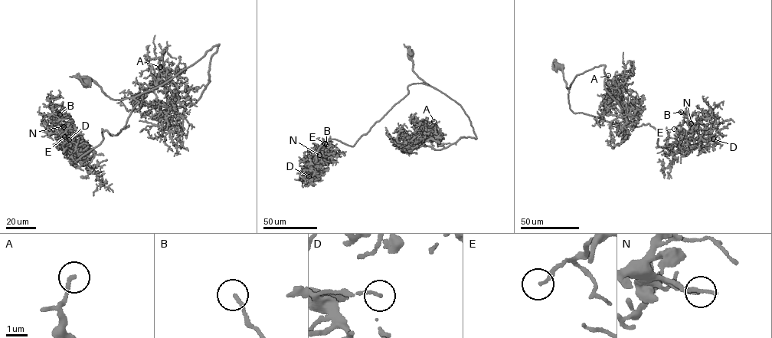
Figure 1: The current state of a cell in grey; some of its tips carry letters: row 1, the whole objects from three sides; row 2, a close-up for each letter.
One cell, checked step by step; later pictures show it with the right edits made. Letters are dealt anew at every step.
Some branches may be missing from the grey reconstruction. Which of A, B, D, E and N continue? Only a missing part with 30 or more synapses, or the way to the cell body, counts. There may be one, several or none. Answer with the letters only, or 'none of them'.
none of them

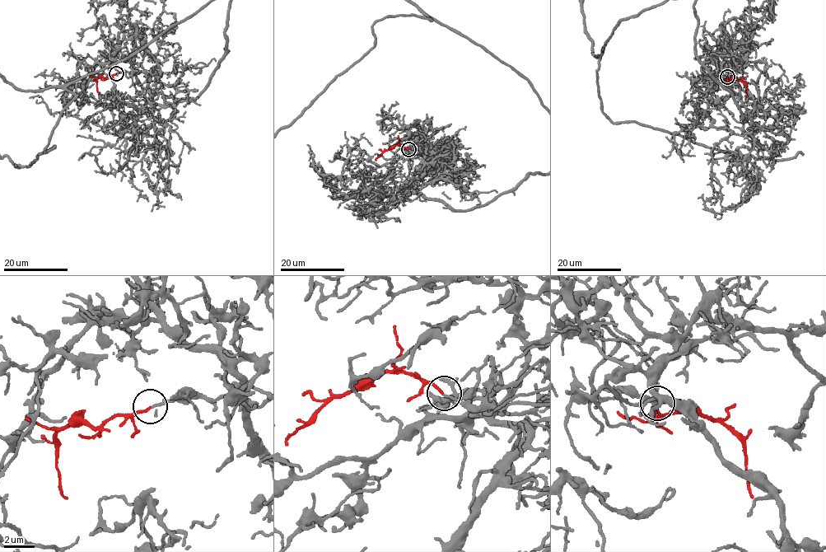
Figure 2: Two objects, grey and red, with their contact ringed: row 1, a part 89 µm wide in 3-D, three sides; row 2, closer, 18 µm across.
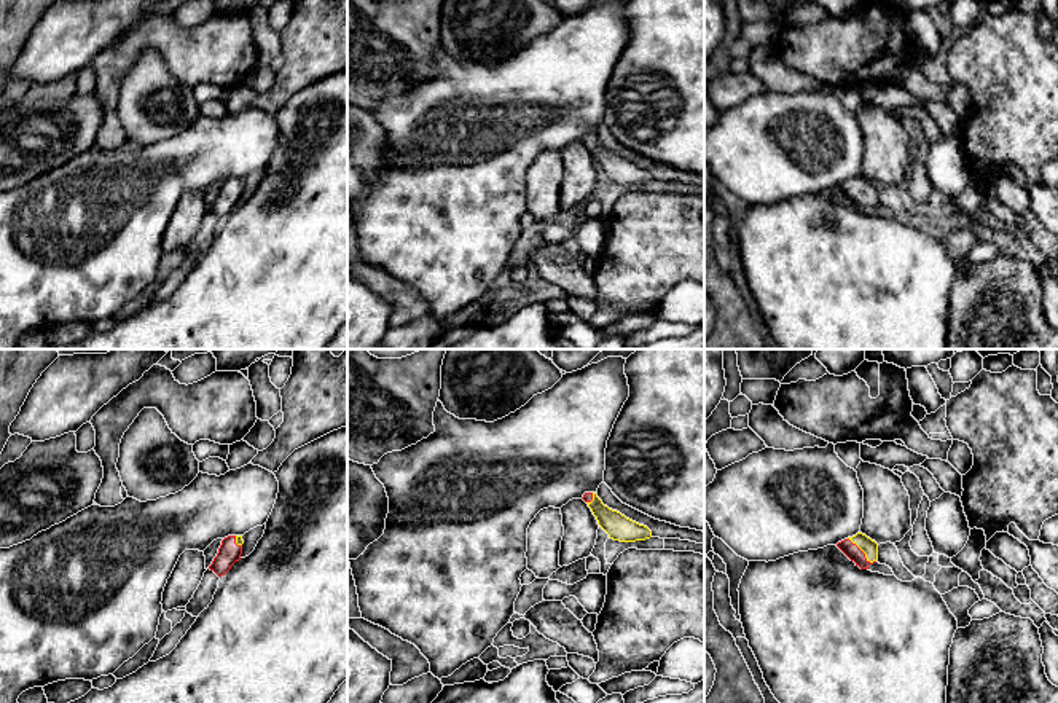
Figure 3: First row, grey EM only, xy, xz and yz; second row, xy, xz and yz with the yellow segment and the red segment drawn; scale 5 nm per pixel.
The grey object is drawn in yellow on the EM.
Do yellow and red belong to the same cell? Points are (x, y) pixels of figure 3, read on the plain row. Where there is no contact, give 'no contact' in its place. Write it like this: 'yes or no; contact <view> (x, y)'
yes; contact yz (862, 193)

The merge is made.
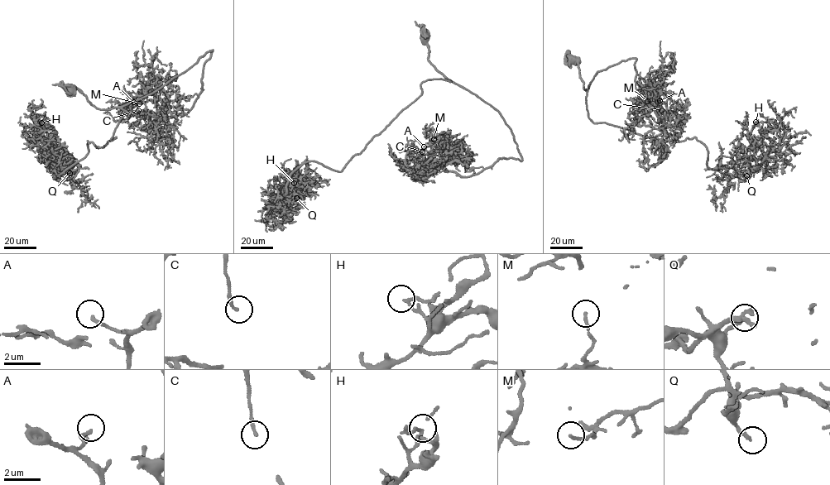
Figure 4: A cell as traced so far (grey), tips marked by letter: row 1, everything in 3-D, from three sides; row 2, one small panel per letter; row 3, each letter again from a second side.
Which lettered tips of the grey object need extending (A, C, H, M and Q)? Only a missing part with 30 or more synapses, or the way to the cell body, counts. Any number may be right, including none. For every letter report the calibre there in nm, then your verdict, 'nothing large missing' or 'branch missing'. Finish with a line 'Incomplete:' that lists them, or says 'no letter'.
A: 180 nm | nothing large missing
C: 160 nm | nothing large missing
H: 120 nm | branch missing
M: 150 nm | nothing large missing
Q: 200 nm | branch missing
Incomplete: H, Q

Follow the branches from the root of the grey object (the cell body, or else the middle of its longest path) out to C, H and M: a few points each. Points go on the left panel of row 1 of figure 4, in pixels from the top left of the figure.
C: (69, 89), (99, 108), (120, 108), (213, 50), (188, 112), (167, 116), (156, 96), (137, 103), (138, 110)
H: (69, 89), (126, 111), (117, 138), (88, 141), (88, 154), (56, 175), (41, 122)
M: (69, 89), (99, 108), (120, 108), (213, 50), (185, 113), (167, 116), (157, 96), (139, 103)

